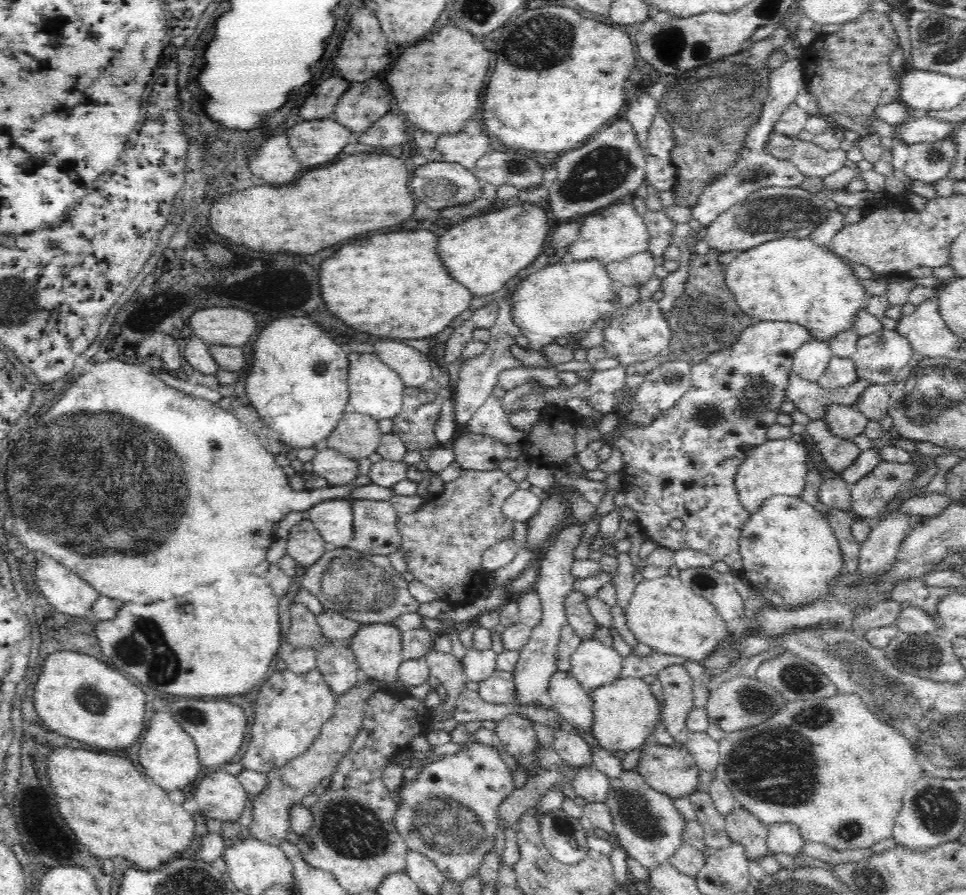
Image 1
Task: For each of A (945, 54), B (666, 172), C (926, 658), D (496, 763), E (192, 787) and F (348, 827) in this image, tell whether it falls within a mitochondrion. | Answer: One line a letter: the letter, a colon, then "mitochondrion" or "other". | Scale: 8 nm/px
A: mitochondrion
B: other
C: mitochondrion
D: other
E: other
F: mitochondrion

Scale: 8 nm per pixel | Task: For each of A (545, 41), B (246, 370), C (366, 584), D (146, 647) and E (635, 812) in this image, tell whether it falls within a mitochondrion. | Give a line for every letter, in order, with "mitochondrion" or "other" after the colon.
A: mitochondrion
B: other
C: mitochondrion
D: mitochondrion
E: mitochondrion

